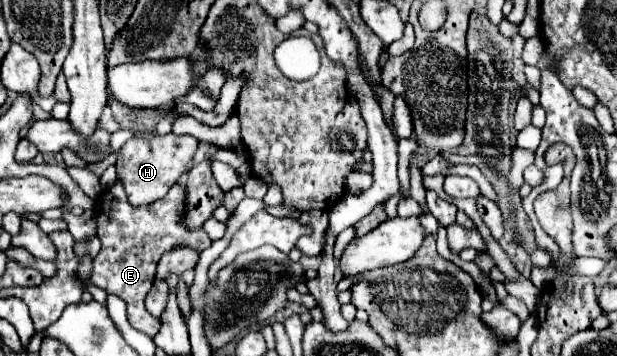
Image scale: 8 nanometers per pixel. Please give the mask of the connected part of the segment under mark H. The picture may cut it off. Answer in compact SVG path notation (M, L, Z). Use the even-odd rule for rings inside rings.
M167 133L153 139L129 139L117 153L117 173L125 185L131 205L147 205L155 199L167 195L167 191L177 183L181 173L187 169L187 163L193 159L199 147L199 139L193 135L175 135Z

